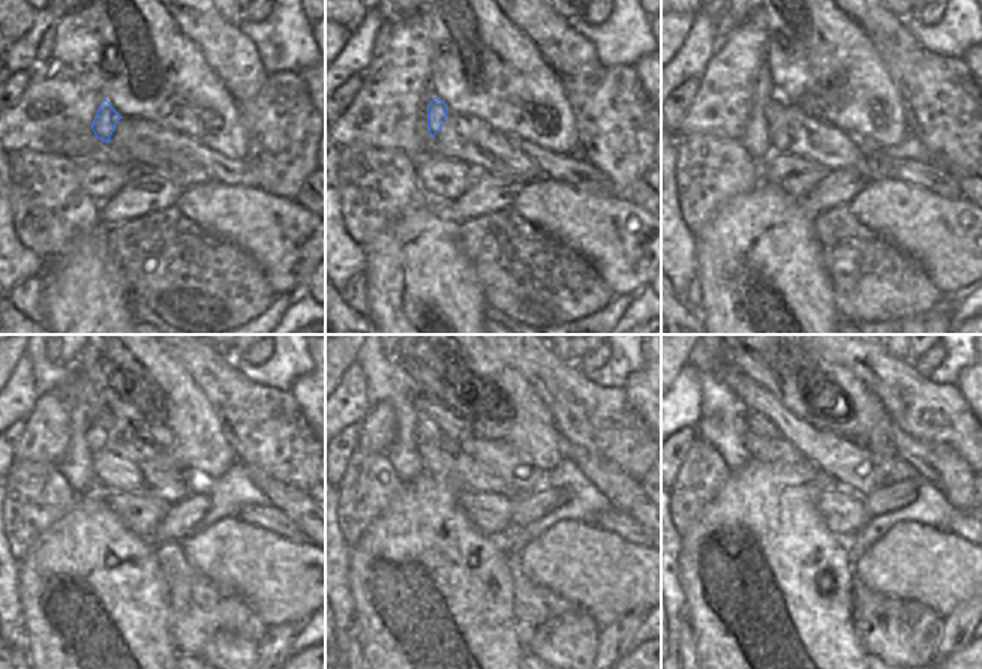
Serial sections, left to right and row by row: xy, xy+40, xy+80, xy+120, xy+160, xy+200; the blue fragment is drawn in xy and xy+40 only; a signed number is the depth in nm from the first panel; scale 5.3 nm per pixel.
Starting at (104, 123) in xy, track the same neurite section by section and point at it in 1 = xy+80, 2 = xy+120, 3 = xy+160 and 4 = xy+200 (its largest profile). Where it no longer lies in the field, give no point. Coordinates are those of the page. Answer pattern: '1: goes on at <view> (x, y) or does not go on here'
1: goes on at xy+80 (775, 105)
2: goes on at xy+120 (96, 437)
3: goes on at xy+160 (426, 431)
4: goes on at xy+200 (757, 423)

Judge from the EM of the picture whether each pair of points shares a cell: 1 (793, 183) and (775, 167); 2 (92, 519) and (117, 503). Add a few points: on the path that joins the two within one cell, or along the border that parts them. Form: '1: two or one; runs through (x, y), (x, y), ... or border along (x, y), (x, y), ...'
1: one; runs through (804, 174), (799, 168), (786, 167)
2: two; border along (102, 491), (108, 507), (132, 533)

